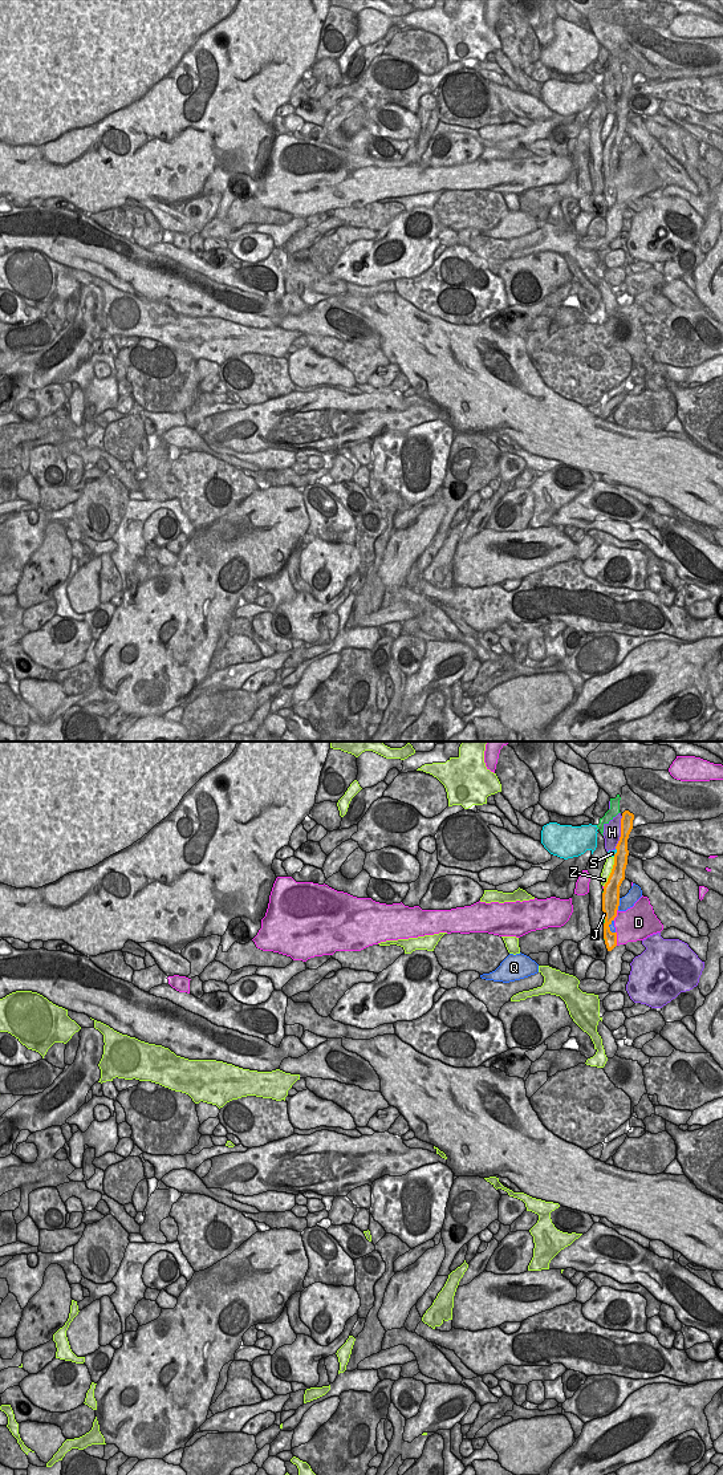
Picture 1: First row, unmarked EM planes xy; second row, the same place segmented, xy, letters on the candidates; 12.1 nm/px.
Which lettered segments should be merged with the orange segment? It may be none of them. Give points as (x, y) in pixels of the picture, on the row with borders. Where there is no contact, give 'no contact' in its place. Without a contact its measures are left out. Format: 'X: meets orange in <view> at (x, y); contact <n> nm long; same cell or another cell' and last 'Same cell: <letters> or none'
D: meets orange in xy at (616, 938); contact 180 nm long; another cell
H: meets orange in xy at (621, 832); contact 420 nm long; another cell
J: meets orange in xy at (605, 918); contact 140 nm long; another cell
Q: meets orange in xy at (618, 903); contact 150 nm long; another cell
S: meets orange in xy at (617, 852); contact 120 nm long; another cell
Z: meets orange in xy at (612, 872); contact 400 nm long; another cell
Same cell: none

